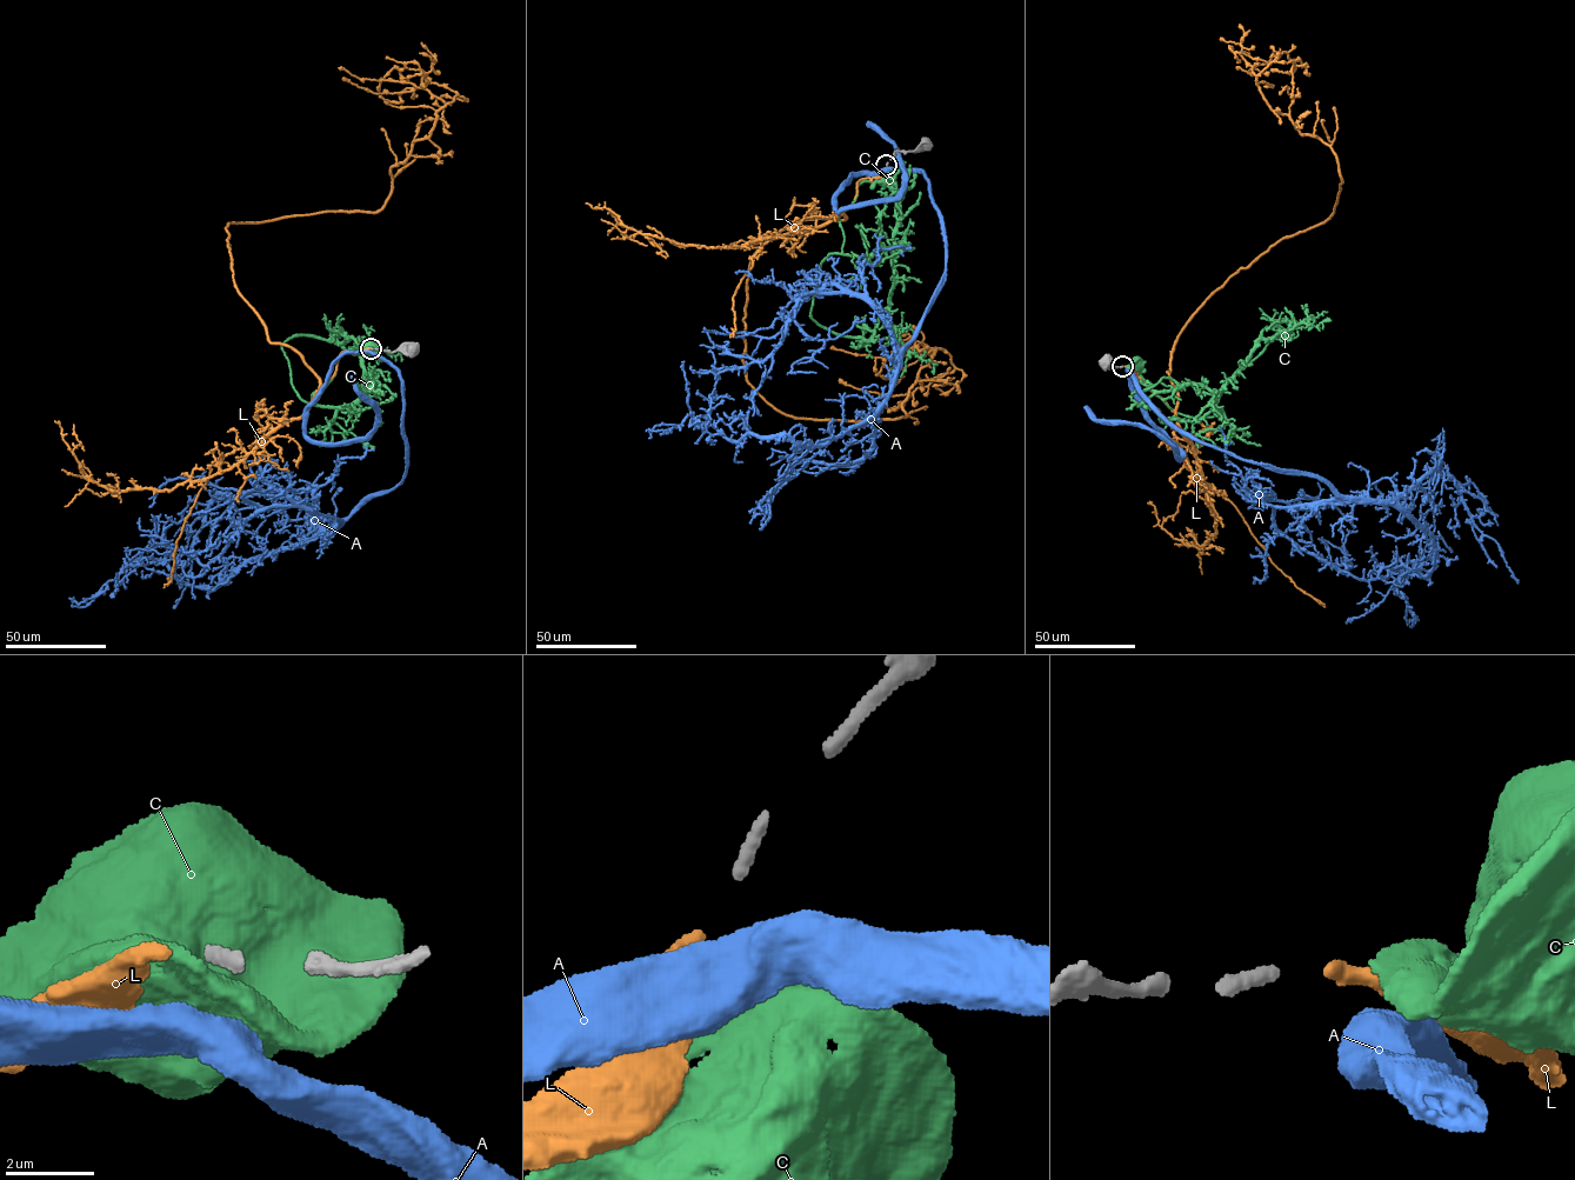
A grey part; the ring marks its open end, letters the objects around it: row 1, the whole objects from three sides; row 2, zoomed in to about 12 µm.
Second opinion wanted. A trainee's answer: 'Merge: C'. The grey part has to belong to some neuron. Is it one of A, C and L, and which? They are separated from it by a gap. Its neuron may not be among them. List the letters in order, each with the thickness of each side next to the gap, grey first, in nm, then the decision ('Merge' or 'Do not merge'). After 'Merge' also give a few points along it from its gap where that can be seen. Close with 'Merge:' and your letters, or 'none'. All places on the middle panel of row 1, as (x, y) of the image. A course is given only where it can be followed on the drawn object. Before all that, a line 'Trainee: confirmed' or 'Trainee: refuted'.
Trainee: refuted
A: Thickness 320 nm (grey) against 750 nm. Do not merge
C: Thickness 320 nm (grey) against 550 nm. Do not merge
L: Thickness 320 nm (grey) against 340 nm. Merge. Its course: (885, 167), (749, 265), (746, 375), (783, 413), (898, 419), (934, 351), (955, 367), (839, 379)
Merge: L

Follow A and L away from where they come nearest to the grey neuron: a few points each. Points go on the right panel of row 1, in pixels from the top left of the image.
A: (1126, 368), (1195, 439), (1423, 527), (1433, 570), (1407, 562), (1392, 587), (1416, 617)
L: (1125, 366), (1174, 412), (1186, 322), (1333, 212), (1336, 155), (1270, 70)

